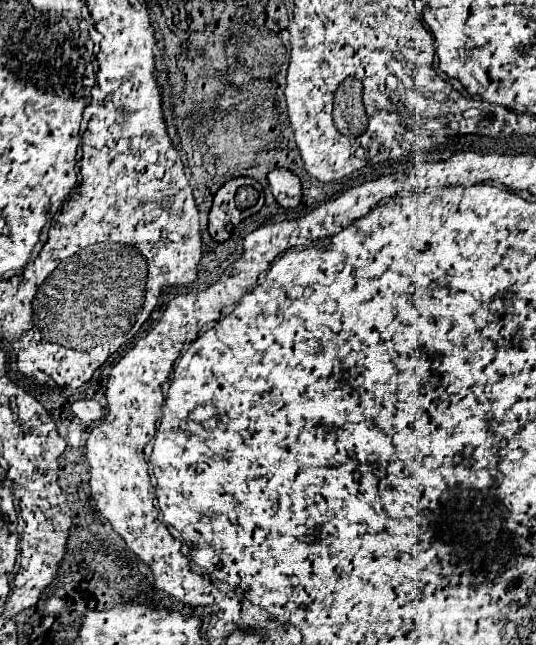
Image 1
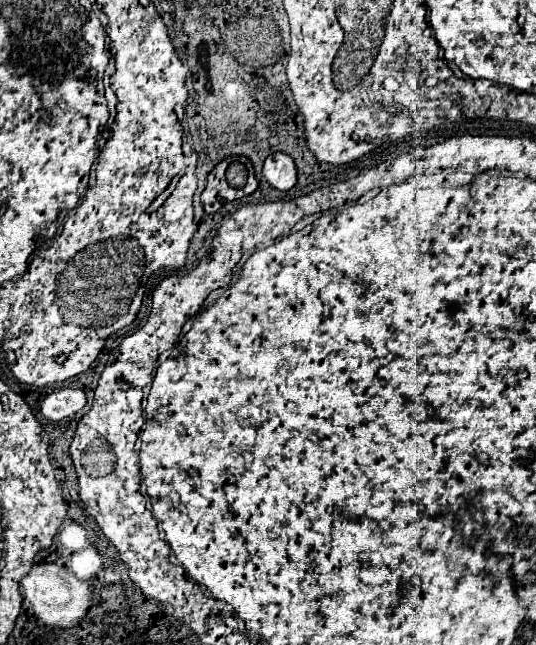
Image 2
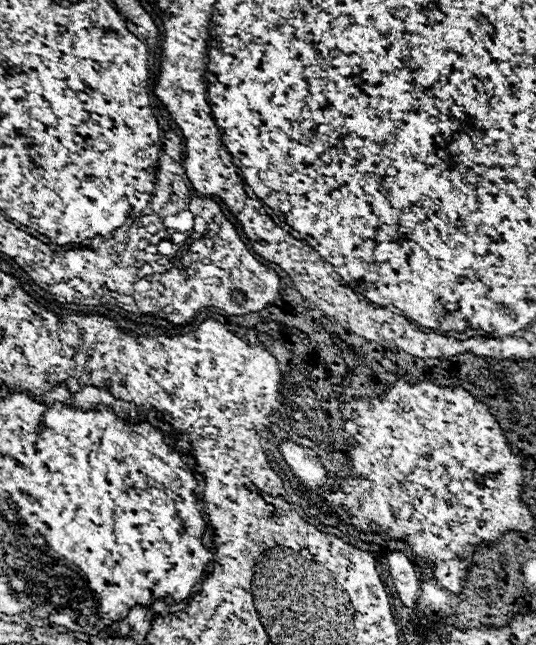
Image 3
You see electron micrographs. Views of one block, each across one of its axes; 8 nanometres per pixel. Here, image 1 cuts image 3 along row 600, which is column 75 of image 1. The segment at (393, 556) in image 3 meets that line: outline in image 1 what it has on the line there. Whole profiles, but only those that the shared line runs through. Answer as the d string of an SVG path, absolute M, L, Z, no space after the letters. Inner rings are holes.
M78 400L72 404L72 412L86 424L104 418L104 408L96 400Z

